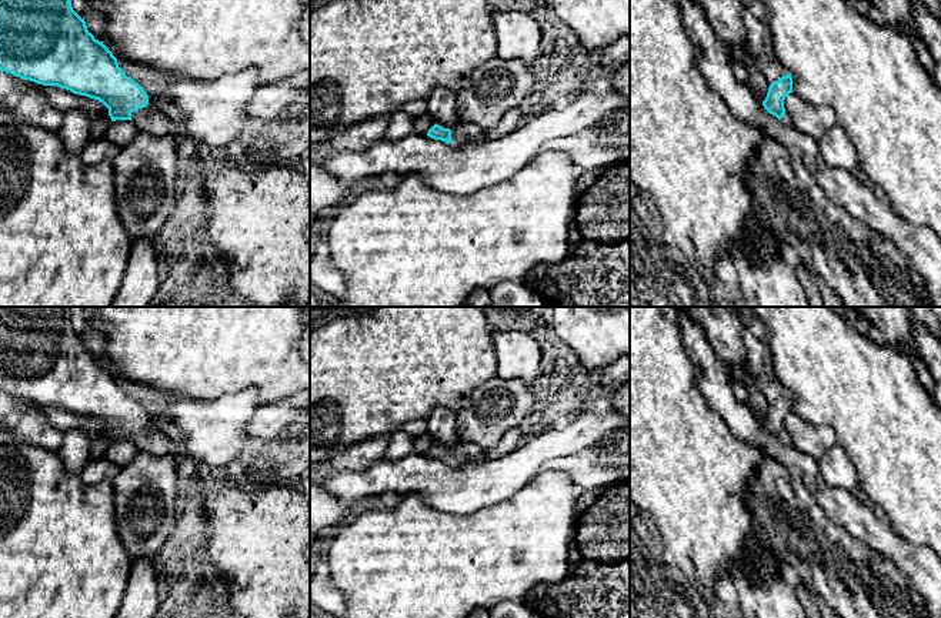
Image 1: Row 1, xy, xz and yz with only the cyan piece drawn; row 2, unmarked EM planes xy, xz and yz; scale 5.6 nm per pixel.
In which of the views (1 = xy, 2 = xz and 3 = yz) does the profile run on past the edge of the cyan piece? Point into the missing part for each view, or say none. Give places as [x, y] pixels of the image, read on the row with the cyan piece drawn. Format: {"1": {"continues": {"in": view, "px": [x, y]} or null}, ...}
{"1": {"continues": {"in": "xy", "px": [150, 120]}}, "2": {"continues": {"in": "xz", "px": [461, 133]}}, "3": {"continues": {"in": "yz", "px": [786, 120]}}}

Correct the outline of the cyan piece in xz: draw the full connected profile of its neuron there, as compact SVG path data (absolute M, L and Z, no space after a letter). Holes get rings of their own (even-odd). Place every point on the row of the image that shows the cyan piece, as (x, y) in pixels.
M460 123L453 130L434 124L428 130L427 136L434 140L446 141L453 147L460 147L470 141L483 141L487 138L484 130L478 126Z

